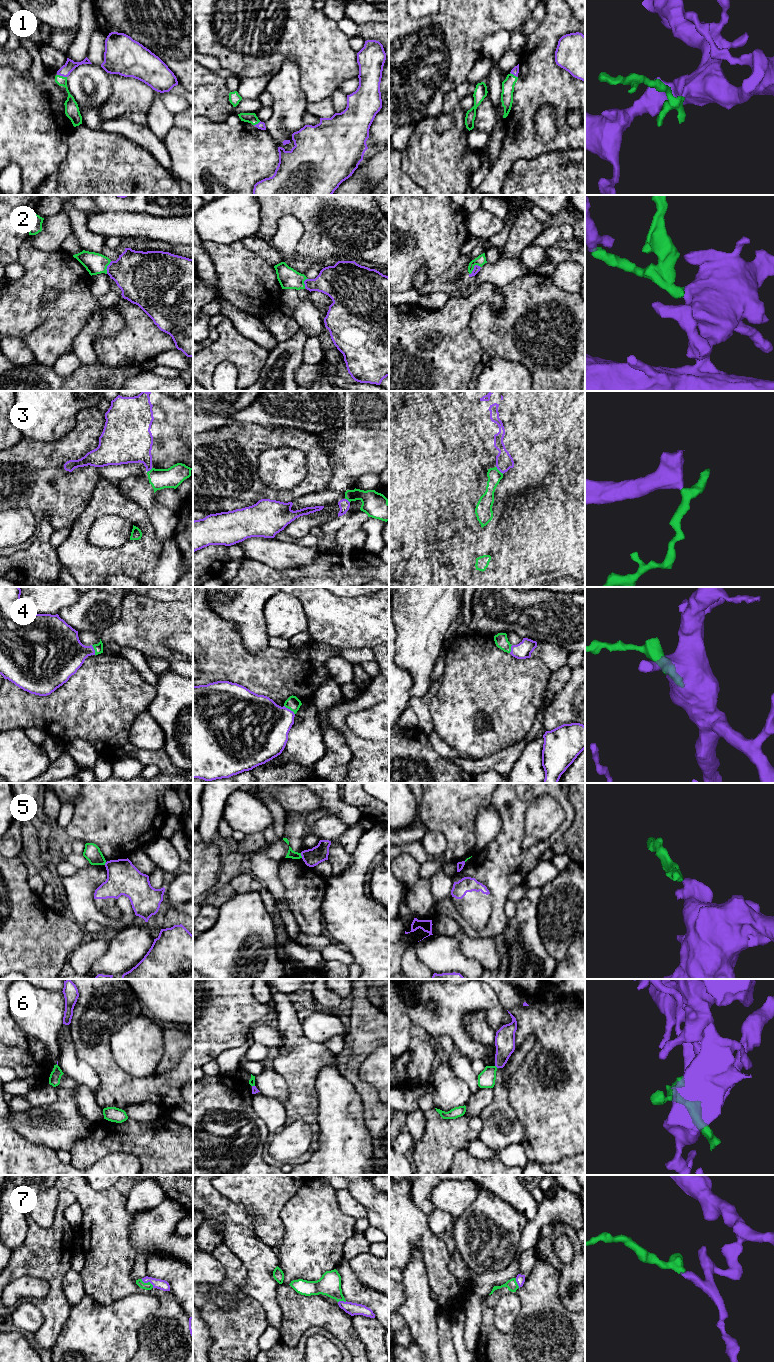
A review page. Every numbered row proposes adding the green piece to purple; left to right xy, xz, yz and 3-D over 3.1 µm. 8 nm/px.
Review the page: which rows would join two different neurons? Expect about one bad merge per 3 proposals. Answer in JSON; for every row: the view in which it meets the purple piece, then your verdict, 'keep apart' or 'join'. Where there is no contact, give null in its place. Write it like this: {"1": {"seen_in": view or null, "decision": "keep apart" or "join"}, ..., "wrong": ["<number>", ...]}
{"1": {"seen_in": "xy", "decision": "join"}, "2": {"seen_in": "yz", "decision": "join"}, "3": {"seen_in": "yz", "decision": "keep apart"}, "4": {"seen_in": "xz", "decision": "join"}, "5": {"seen_in": "xz", "decision": "keep apart"}, "6": {"seen_in": "yz", "decision": "keep apart"}, "7": {"seen_in": "xy", "decision": "join"}, "wrong": ["3", "5", "6"]}

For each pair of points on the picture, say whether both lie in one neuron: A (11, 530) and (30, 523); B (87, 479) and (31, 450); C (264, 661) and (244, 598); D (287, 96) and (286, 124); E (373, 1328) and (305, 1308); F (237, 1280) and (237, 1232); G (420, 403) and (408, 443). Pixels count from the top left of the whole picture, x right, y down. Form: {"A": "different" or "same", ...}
{"A": "same", "B": "same", "C": "different", "D": "same", "E": "different", "F": "different", "G": "different"}

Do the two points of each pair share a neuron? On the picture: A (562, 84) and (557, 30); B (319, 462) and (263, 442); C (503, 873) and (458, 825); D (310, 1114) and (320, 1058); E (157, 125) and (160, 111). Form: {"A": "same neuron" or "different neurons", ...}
{"A": "same neuron", "B": "same neuron", "C": "different neurons", "D": "same neuron", "E": "same neuron"}

